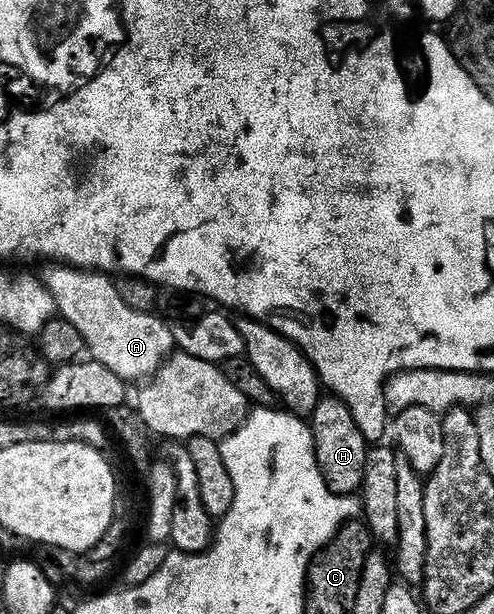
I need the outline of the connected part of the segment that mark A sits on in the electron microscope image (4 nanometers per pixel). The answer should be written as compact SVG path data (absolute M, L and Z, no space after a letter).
M67 265L45 267L48 268L42 274L42 282L54 297L59 318L78 329L87 354L95 362L106 365L110 373L118 373L118 377L129 384L139 384L151 379L177 350L172 327L164 324L165 320L159 314L130 309L109 276L99 271L80 271Z

